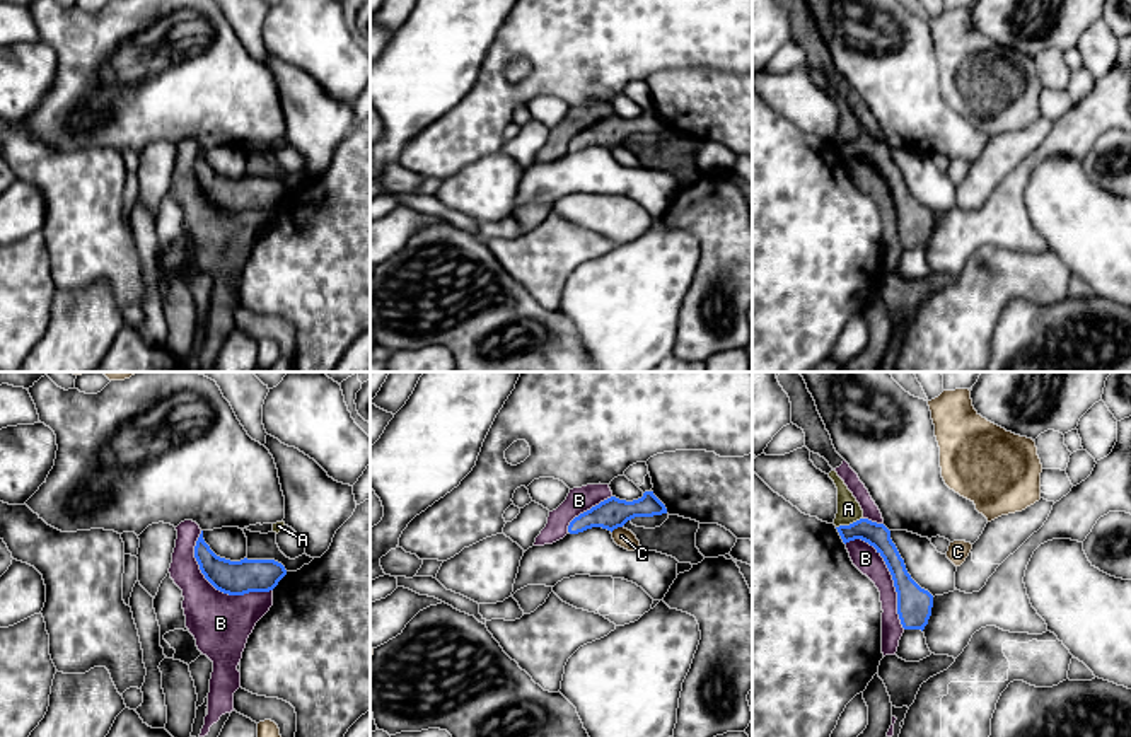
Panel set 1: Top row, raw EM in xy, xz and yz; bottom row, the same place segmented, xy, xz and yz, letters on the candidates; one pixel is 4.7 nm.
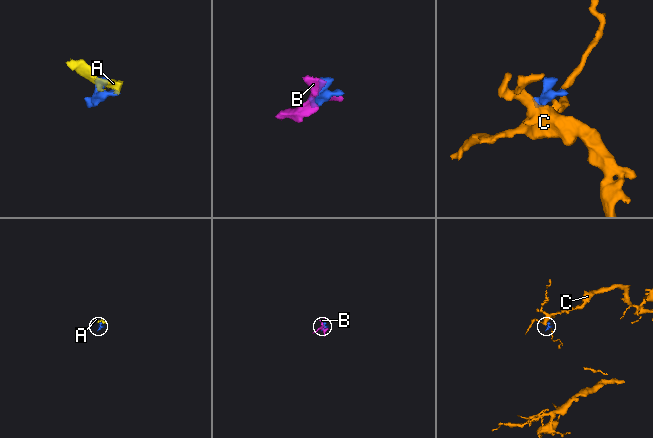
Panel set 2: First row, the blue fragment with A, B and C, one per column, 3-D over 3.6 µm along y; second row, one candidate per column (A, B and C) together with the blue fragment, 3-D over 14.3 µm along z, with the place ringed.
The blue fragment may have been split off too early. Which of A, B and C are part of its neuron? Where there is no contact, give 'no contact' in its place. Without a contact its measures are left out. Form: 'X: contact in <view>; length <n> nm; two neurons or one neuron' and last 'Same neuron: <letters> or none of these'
A: contact in yz; length 140 nm; two neurons
B: contact in xy; length 440 nm; two neurons
C: contact in xz; length 70 nm; two neurons
Same neuron: none of these

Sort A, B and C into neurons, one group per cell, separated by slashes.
A / B / C

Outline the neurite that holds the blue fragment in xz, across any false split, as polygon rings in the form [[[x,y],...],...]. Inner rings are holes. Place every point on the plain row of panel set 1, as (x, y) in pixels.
[[[645,109],[641,116],[633,119],[611,114],[575,135],[568,143],[568,150],[578,152],[592,145],[602,145],[612,150],[635,135],[653,135],[662,131],[667,131],[667,126],[653,109]]]

